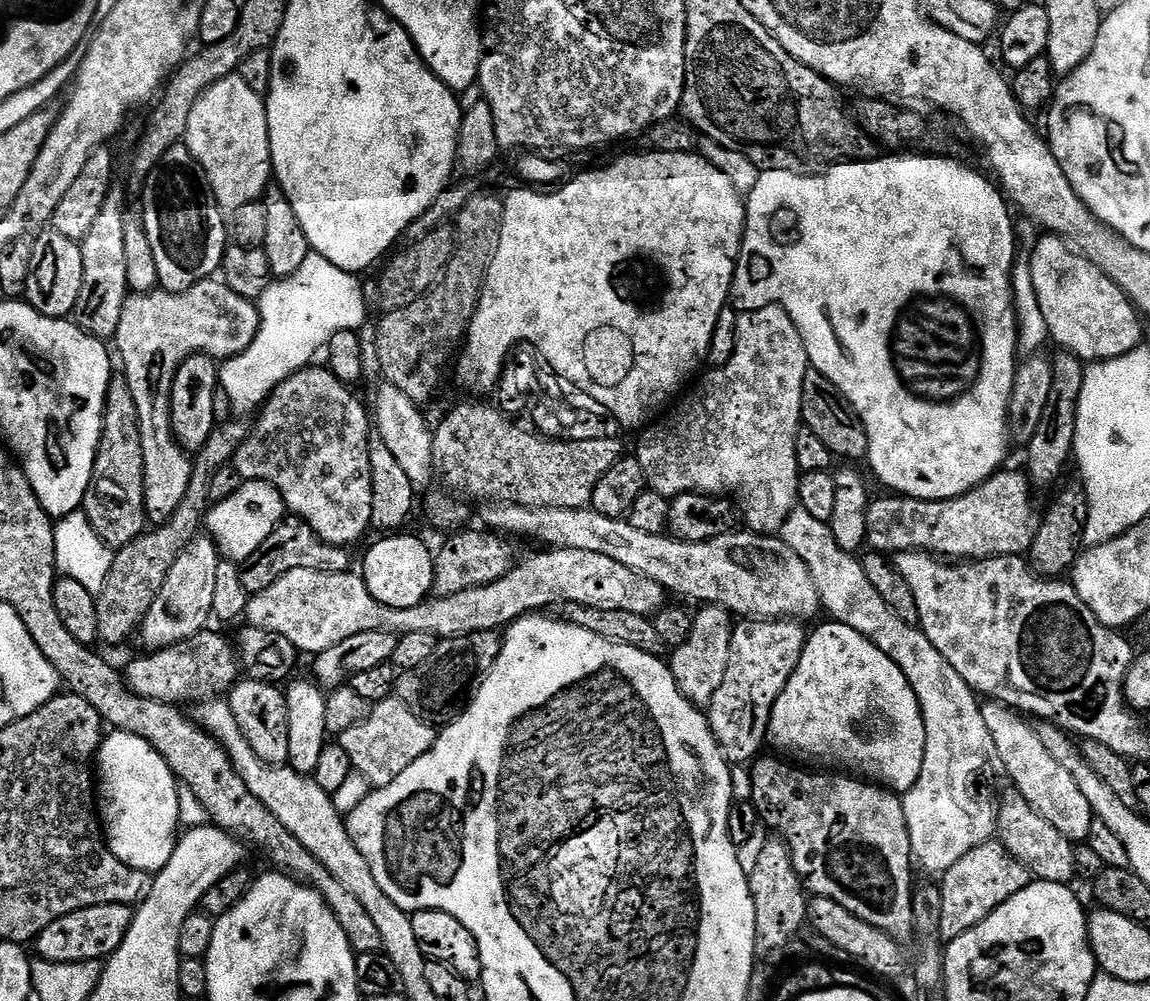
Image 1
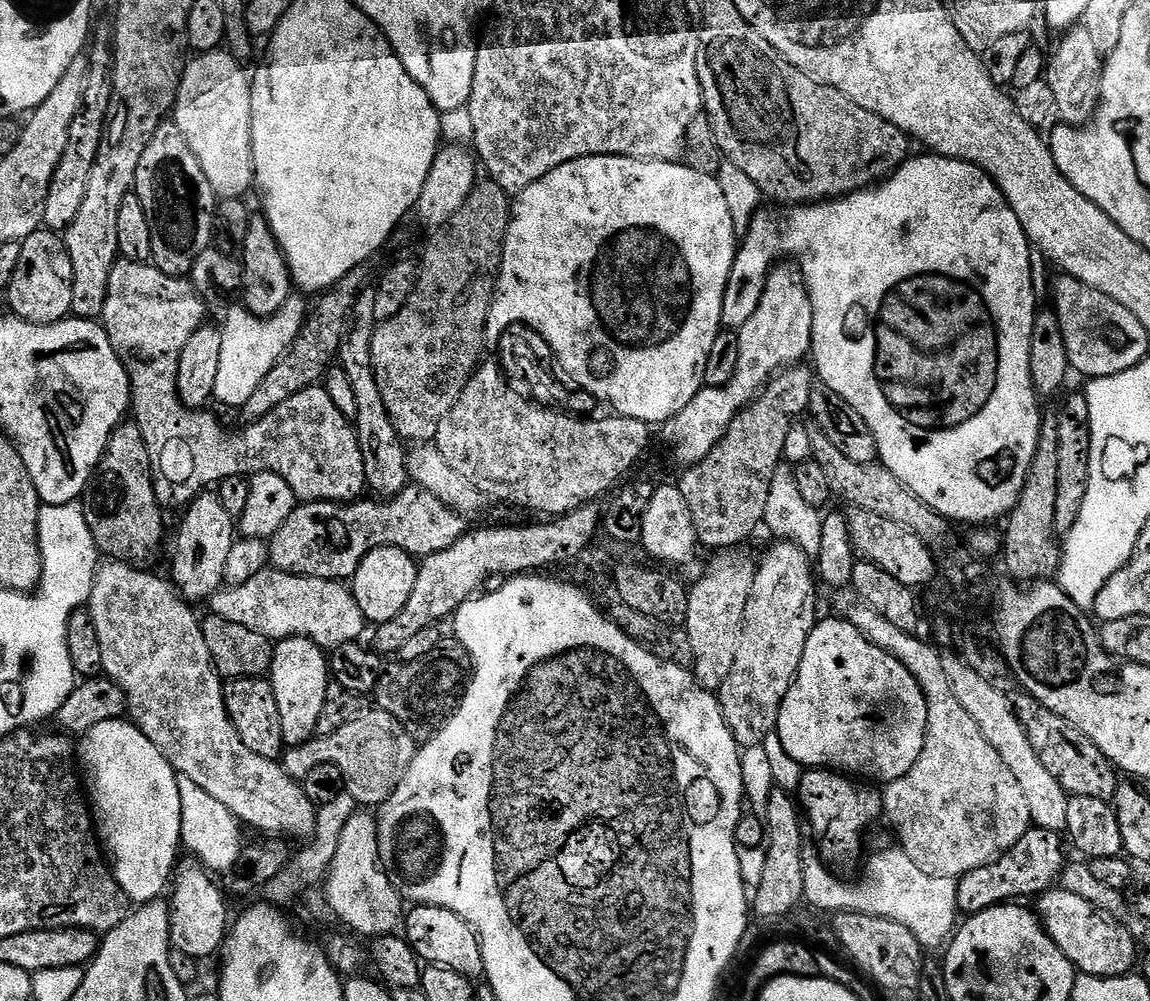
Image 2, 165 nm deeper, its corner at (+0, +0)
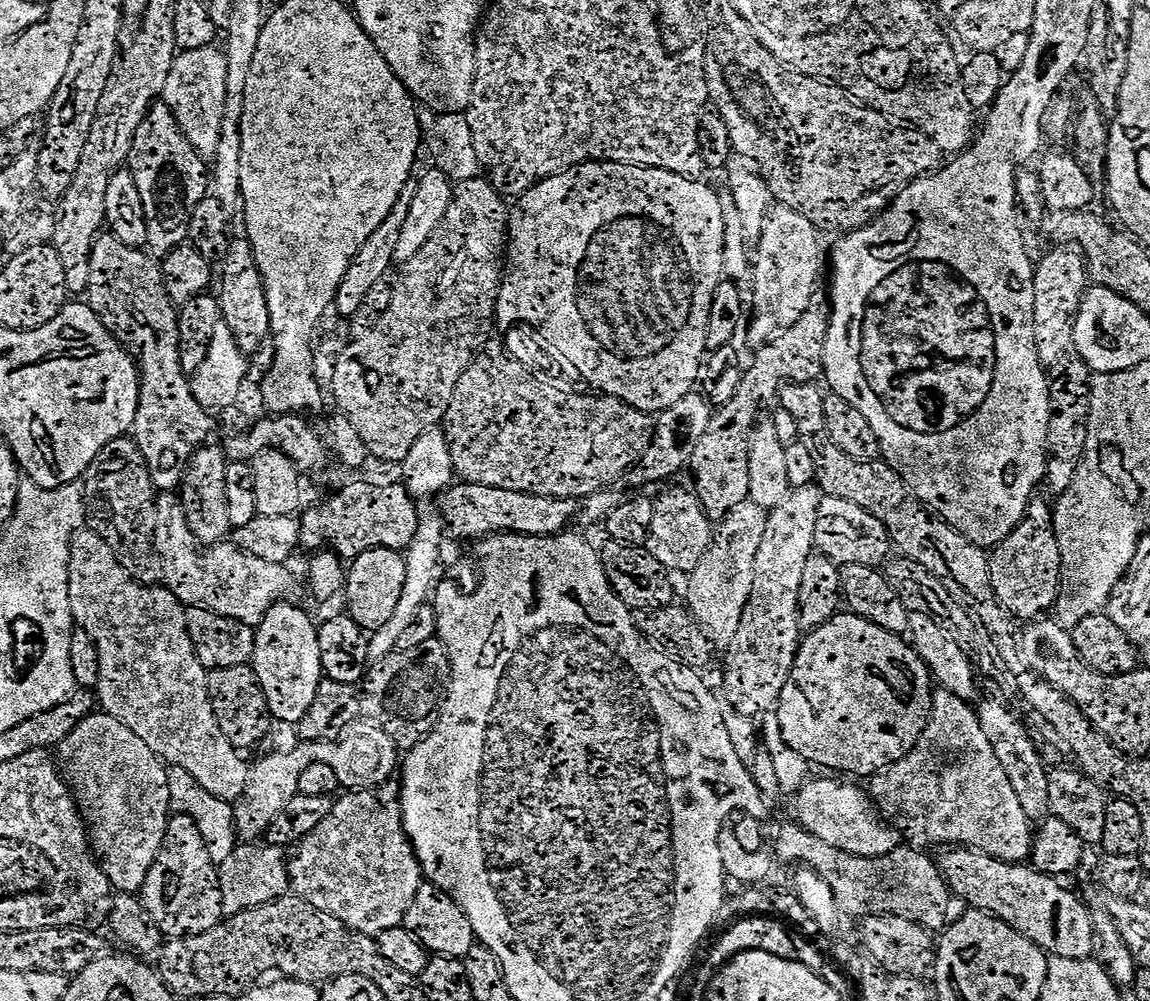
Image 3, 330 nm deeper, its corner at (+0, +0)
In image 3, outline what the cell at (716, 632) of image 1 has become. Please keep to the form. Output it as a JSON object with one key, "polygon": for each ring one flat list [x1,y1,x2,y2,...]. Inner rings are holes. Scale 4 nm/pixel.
{"polygon":[[749,502,737,508,719,521,702,562,698,562,696,569,687,577,687,611,692,613,697,625,712,634,717,649,727,649,734,634,738,634,738,622,742,622,746,602,750,602,750,590,754,590,754,562,758,562,758,549,762,547,767,525,768,512,757,504]]}

